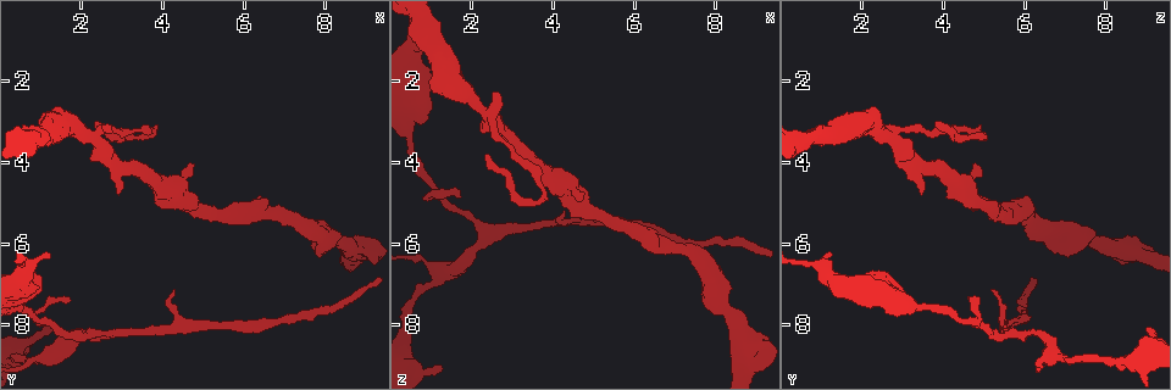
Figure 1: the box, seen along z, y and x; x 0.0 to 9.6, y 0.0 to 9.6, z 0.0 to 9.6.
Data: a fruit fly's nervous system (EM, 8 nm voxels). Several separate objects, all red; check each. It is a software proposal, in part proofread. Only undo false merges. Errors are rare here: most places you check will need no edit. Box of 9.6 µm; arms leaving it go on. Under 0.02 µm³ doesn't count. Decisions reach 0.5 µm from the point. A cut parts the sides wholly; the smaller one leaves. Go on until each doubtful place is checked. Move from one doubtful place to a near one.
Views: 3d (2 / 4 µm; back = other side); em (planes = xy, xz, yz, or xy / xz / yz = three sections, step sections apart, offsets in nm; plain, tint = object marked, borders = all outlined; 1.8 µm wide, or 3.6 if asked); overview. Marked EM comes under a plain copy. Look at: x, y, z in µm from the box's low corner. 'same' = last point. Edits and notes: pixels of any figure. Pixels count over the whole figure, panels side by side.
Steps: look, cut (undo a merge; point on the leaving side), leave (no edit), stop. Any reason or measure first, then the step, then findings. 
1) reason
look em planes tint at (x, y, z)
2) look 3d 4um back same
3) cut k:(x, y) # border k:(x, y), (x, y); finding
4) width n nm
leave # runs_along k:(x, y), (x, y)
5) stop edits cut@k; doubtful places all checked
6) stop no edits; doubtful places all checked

two arms in line, one across
look em yz step 16 borders at (2.30, 3.45, 2.75)

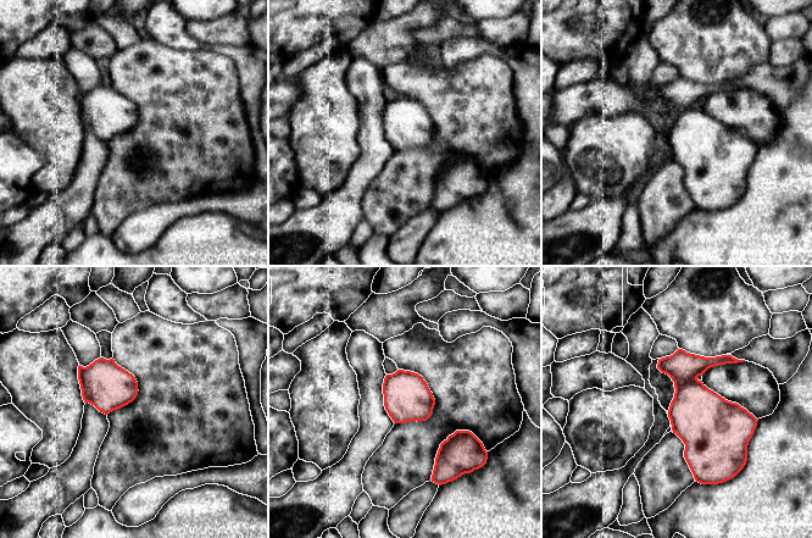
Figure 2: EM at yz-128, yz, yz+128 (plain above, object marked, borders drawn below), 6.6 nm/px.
width 170 nm
cut 2:(682, 366) # border 2:(696, 377), (689, 381), (674, 382); a second neuron is stuck on

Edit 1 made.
branch point
look em planes tint at (1.10, 7.90, 4.70)

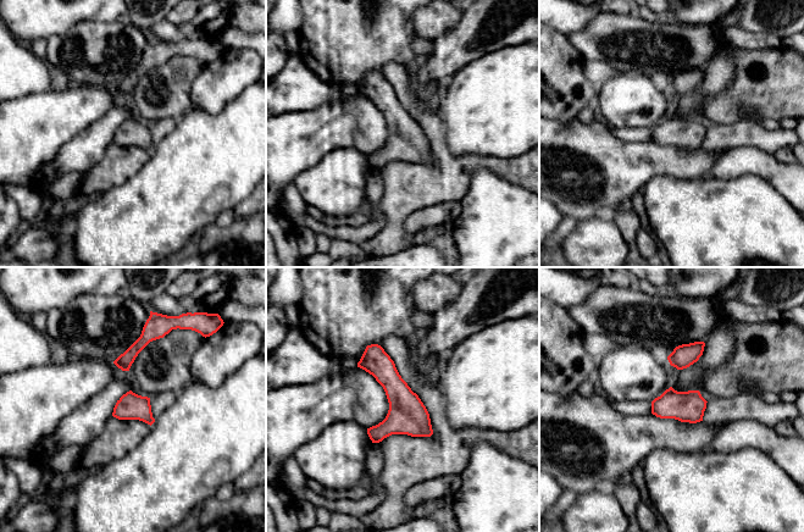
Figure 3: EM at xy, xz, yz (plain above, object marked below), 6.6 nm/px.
leave # runs_along 3:(370, 348), (406, 413), (427, 433); one neuron here

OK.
stop edits cut@2; doubtful places all checked

